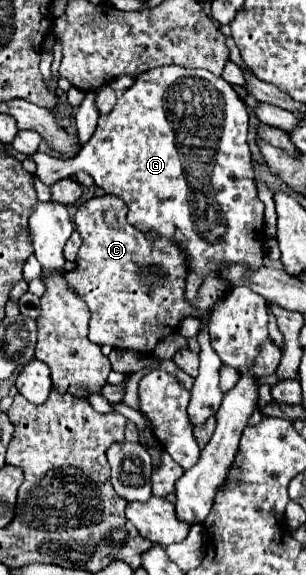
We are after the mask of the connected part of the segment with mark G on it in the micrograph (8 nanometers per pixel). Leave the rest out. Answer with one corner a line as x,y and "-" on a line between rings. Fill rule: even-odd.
169,65
169,67
155,67
151,71
145,71
143,75
137,75
135,77
135,83
117,99
117,105
115,109
109,113
109,115
101,115
99,117
99,123
97,123
97,129
93,133
93,137
79,149
79,153
71,159
57,159
57,157
51,157
47,153
33,153
29,159
35,161
37,165
37,175
39,179
45,183
45,185
51,185
55,183
57,179
63,179
63,177
71,177
75,175
77,171
85,171
89,173
93,179
95,179
95,185
105,189
105,193
111,193
111,195
117,195
121,197
127,207
129,207
129,223
133,227
137,227
139,231
143,231
147,237
151,239
159,239
159,237
165,237
165,239
173,239
175,231
181,231
185,237
187,237
187,249
185,249
185,265
187,265
187,283
185,283
185,295
187,295
187,301
197,309
197,303
199,303
199,291
203,287
203,281
213,275
215,279
223,281
227,285
227,289
223,291
223,295
219,299
215,299
215,303
211,305
211,309
207,309
205,313
197,315
199,319
199,335
197,335
197,341
201,345
201,351
199,351
199,357
201,357
201,365
199,365
199,375
195,377
195,385
193,385
193,391
191,391
191,403
187,407
187,413
189,413
189,419
193,425
201,425
205,423
211,415
217,413
217,409
221,407
221,401
223,401
223,393
219,389
219,369
221,369
221,359
219,355
215,355
215,349
211,347
211,337
209,337
209,319
211,319
211,311
215,311
215,307
223,301
223,297
233,289
231,283
227,281
227,277
221,275
221,267
223,265
231,265
231,263
243,263
247,265
249,269
259,269
263,267
263,239
265,239
265,233
263,233
263,211
265,211
265,205
263,201
257,197
257,187
255,187
255,173
253,173
253,165
251,165
251,151
249,151
249,145
247,145
247,109
245,109
245,103
239,99
239,95
235,93
235,89
223,79
223,77
217,77
213,75
211,71
207,69
183,69
183,67
175,67
175,65

